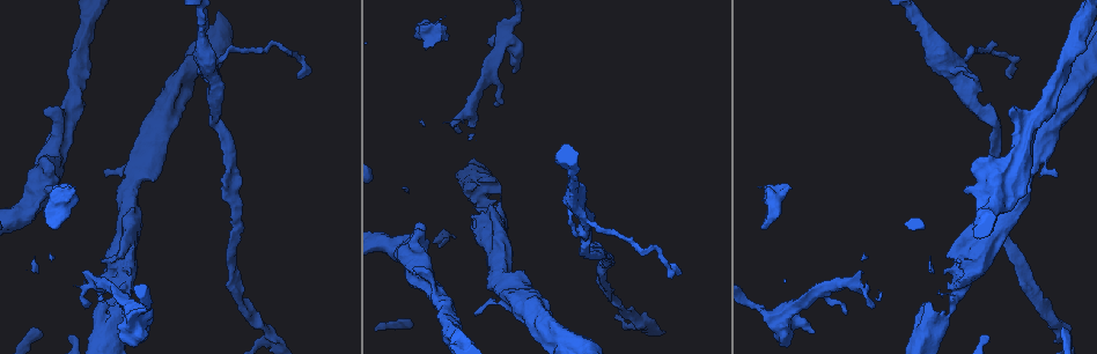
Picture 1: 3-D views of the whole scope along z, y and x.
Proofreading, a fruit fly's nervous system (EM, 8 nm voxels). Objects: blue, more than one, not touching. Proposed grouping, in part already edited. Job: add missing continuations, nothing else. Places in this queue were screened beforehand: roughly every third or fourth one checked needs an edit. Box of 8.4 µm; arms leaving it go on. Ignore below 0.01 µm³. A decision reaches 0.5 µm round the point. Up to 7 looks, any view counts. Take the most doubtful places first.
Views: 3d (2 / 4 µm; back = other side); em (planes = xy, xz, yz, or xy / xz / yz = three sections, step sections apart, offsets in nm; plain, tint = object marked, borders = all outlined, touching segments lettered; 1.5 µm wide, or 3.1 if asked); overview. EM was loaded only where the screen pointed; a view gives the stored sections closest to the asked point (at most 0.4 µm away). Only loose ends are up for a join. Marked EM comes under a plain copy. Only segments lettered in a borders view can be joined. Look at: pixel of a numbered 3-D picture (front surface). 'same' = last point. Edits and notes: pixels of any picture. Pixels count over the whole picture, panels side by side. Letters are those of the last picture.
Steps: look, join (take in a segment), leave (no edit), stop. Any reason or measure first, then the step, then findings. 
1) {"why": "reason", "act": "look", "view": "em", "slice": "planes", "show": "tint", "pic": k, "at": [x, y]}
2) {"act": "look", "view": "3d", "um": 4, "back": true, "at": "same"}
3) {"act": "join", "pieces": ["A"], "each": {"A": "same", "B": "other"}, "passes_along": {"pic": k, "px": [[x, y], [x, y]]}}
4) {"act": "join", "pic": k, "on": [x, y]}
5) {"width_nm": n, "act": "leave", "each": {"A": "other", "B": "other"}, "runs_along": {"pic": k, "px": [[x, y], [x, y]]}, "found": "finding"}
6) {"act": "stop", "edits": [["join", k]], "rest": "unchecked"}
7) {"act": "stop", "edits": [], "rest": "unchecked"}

{"why": "an open end", "act": "look", "view": "3d", "um": 4, "pic": 1, "at": [514, 73]}

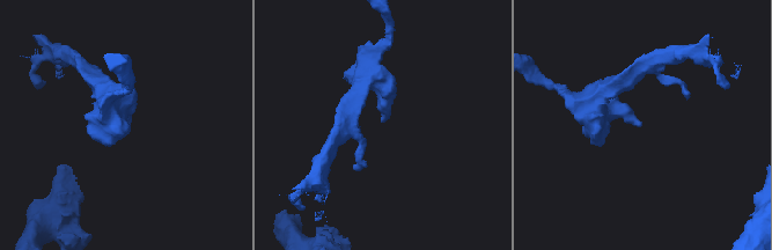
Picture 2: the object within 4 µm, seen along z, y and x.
{"act": "look", "view": "em", "slice": "planes", "show": "borders", "pic": 2, "at": [382, 122]}

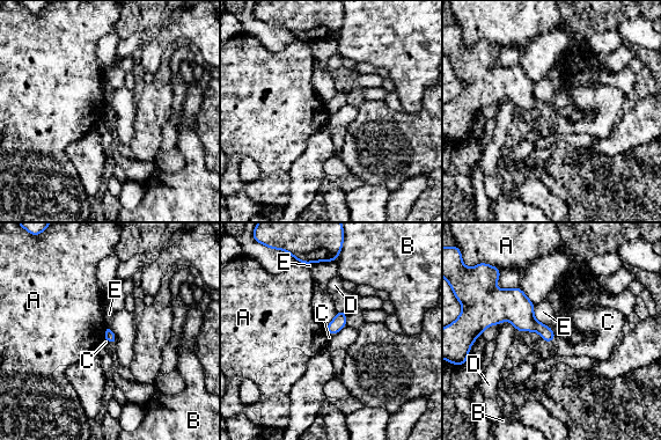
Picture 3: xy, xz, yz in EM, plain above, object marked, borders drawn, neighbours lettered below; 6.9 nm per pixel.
{"act": "leave", "each": {"A": "other", "B": "other", "C": "other", "D": "other", "E": "other"}, "border": {"pic": 3, "px": [[555, 336], [551, 342]]}, "found": "none of them fits"}

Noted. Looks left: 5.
{"why": "stops while still wide", "act": "look", "view": "3d", "um": 2, "back": true, "pic": 1, "at": [419, 224]}

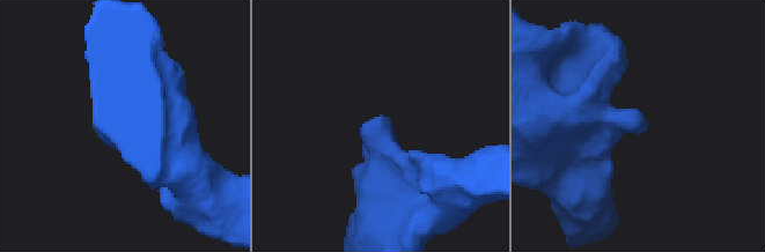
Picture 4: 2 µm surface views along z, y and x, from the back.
{"act": "look", "view": "em", "slice": "planes", "show": "borders", "pic": 4, "at": [648, 125]}

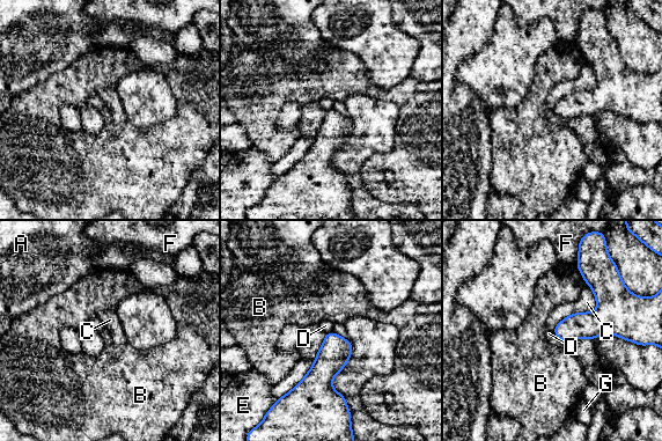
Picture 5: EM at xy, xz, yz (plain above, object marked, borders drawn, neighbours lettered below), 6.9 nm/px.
{"longest_contact_nm": ["C", 400], "act": "leave", "each": {"A": "other", "B": "other", "C": "other", "D": "other", "E": "other", "F": "other", "G": "other"}, "border": {"pic": 5, "px": [[552, 330], [557, 337], [566, 342]]}, "found": "none of them fits"}

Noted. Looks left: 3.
{"why": "branch stops here", "act": "look", "view": "3d", "um": 2, "pic": 1, "at": [1008, 110]}

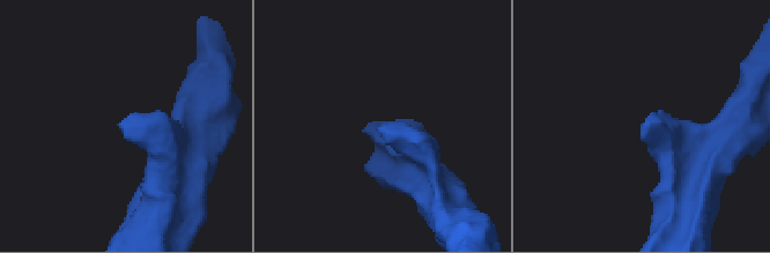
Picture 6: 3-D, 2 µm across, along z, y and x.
{"why": "shape alone is not enough", "act": "look", "view": "em", "slice": "xy", "step": 4, "show": "tint", "pic": 6, "at": [646, 124]}

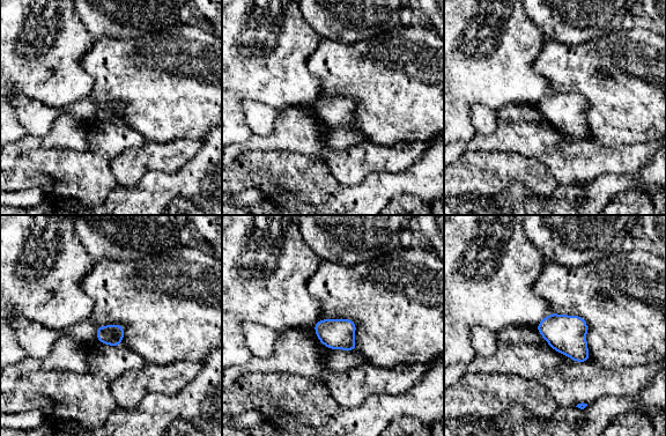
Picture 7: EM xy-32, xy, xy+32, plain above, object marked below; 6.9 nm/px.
{"act": "look", "view": "em", "slice": "planes", "show": "borders", "at": "same"}

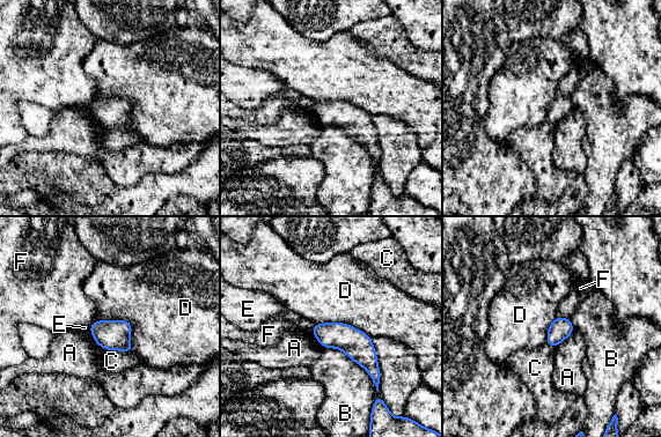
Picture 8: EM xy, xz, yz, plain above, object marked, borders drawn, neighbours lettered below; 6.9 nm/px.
{"act": "leave", "each": {"A": "other", "B": "other", "C": "other", "D": "other", "E": "other", "F": "other"}, "border": {"pic": 8, "px": [[96, 320], [127, 320], [134, 353]]}, "found": "no lettered segment goes on from it"}

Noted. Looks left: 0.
{"act": "stop", "edits": [], "rest": "unchecked"}

